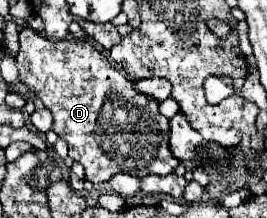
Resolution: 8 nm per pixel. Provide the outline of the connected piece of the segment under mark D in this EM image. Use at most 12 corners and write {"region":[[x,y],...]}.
{"region":[[90,42],[16,64],[86,180],[166,176],[168,118]]}

